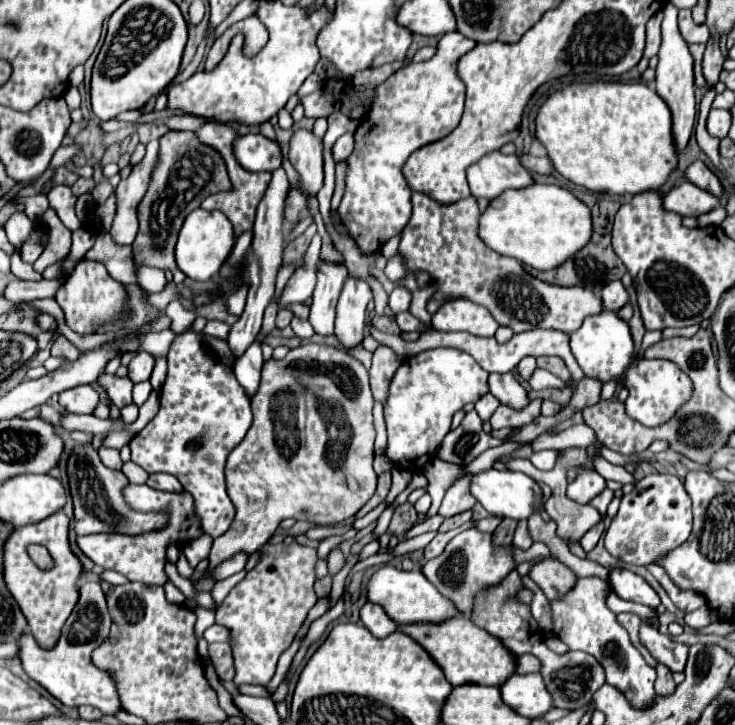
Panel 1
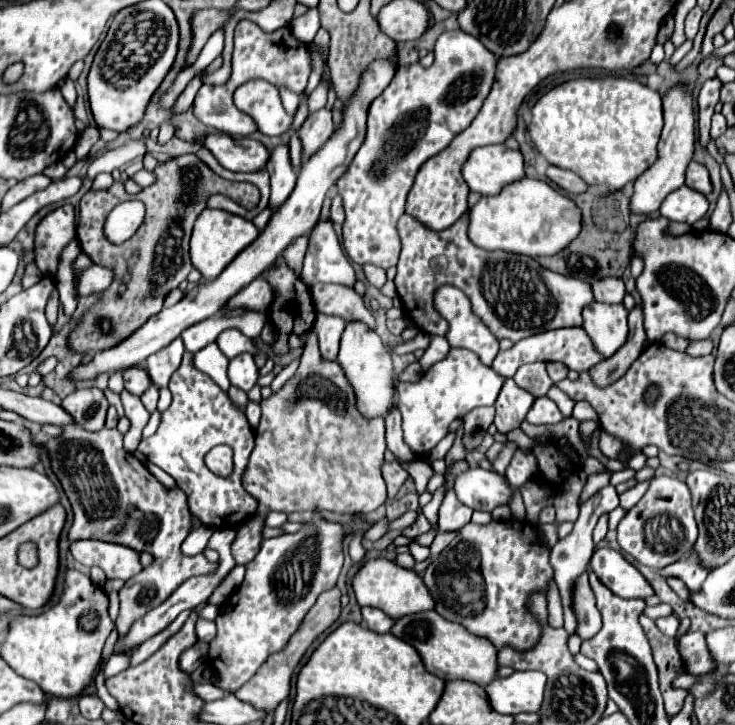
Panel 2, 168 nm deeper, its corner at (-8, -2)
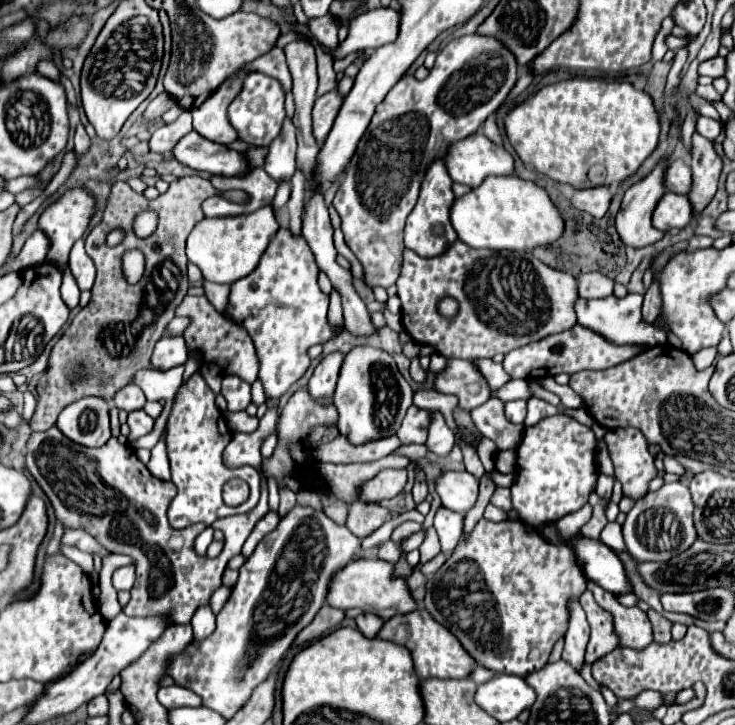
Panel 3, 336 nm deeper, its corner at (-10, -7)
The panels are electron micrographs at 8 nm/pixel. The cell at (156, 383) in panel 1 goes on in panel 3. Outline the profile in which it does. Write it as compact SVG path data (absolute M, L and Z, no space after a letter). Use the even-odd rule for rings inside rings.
M164 335L154 347L152 365L166 371L170 367L184 365L186 359L188 359L188 351L186 351L184 337L182 335Z

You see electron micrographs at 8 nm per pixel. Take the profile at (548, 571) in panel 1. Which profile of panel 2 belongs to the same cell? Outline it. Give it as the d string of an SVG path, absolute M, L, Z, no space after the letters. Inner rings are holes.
M588 572L580 574L580 578L576 578L576 586L572 586L572 610L576 610L576 634L580 638L592 638L600 630L602 622L588 584Z

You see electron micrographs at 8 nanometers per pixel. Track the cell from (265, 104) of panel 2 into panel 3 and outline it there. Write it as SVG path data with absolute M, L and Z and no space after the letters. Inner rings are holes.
M258 71L250 73L244 79L242 91L230 103L226 115L228 115L234 131L238 131L240 141L254 145L254 147L270 145L274 141L274 137L280 133L282 121L286 117L286 113L284 113L284 89L274 77L262 75Z

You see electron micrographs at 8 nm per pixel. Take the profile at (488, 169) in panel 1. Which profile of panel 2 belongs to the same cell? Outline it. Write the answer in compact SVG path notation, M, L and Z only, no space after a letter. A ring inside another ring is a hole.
M504 144L476 148L464 164L462 174L470 190L482 196L500 194L504 186L526 176L522 154L518 150L506 148Z

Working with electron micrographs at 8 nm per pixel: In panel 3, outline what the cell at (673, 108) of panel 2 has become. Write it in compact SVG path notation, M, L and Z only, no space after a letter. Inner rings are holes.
M662 159L662 161L656 165L656 169L654 169L646 179L634 183L634 185L624 193L622 207L620 207L618 215L616 215L616 223L614 223L614 225L616 225L616 231L618 231L620 239L622 239L622 243L628 245L628 247L640 249L640 247L646 247L646 245L652 245L652 243L660 241L660 239L666 235L666 233L662 233L662 231L658 231L658 229L652 227L652 211L654 211L656 203L660 201L660 197L666 193L666 191L664 191L664 167L666 167L666 163L668 163L668 161Z

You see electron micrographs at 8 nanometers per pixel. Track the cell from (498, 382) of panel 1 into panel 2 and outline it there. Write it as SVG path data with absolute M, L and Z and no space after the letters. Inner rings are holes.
M508 378L494 404L496 406L494 424L496 424L497 430L506 434L506 432L518 428L520 422L526 418L528 410L532 408L534 400L536 400L536 396L532 396L530 392L520 388L512 378Z

